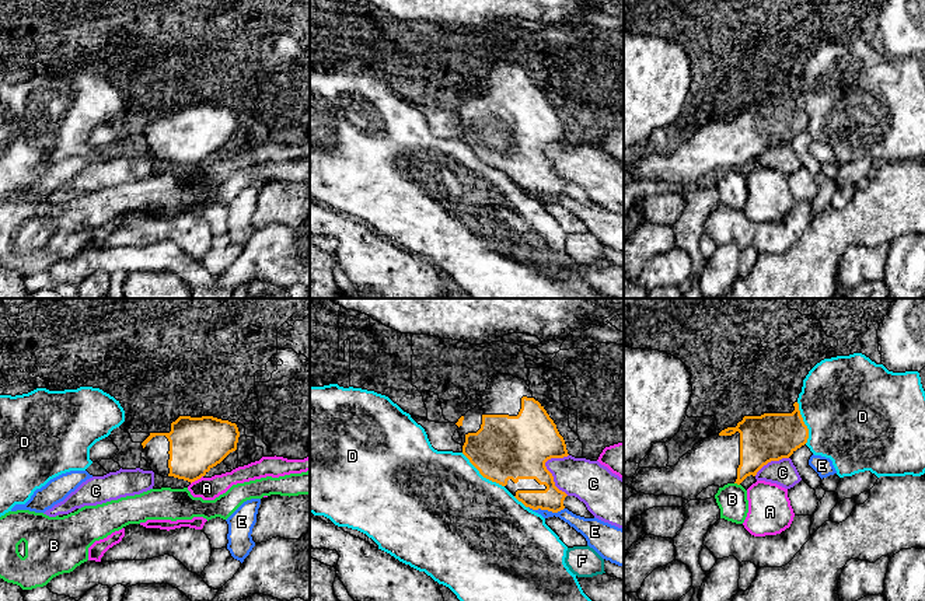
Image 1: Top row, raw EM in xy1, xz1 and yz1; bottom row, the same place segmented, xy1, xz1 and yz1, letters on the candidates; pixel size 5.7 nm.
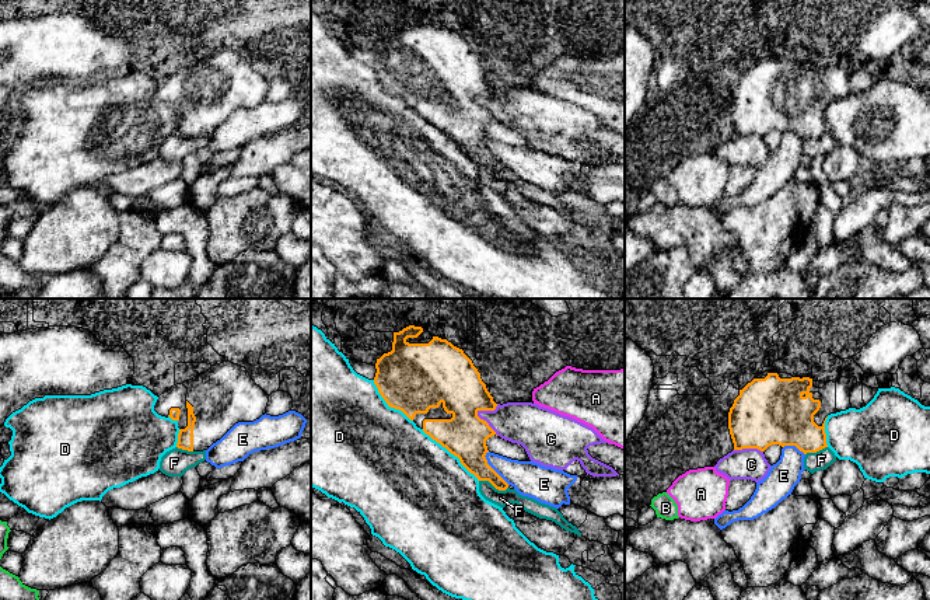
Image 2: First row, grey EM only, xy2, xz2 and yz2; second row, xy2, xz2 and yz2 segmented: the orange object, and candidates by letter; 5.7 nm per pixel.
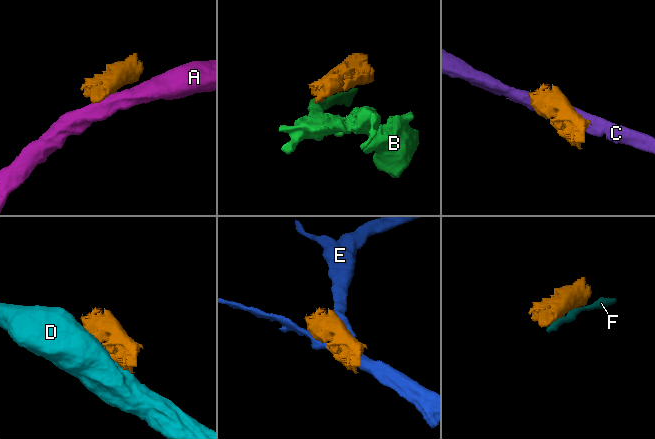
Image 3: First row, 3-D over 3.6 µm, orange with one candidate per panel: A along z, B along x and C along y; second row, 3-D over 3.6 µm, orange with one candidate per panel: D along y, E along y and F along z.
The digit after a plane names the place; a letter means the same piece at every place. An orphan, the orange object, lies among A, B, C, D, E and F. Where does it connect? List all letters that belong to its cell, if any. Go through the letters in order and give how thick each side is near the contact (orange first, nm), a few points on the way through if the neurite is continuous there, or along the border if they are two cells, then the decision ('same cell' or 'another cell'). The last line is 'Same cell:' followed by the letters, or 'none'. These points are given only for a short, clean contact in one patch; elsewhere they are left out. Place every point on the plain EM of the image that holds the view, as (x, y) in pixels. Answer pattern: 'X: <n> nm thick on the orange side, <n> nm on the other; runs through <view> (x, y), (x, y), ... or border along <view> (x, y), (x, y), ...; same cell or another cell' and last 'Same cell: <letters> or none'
A: 320 nm thick on the orange side, 130 nm on the other; border along xy1 (202, 161), (191, 170); another cell
B: 220 nm thick on the orange side, 180 nm on the other; border along yz1 (735, 168), (739, 171); another cell
C: 340 nm thick on the orange side, 240 nm on the other; another cell
D: 240 nm thick on the orange side, 500 nm on the other; another cell
E: 140 nm thick on the orange side, 100 nm on the other; another cell
F: 180 nm thick on the orange side, 90 nm on the other; border along xz2 (479, 166), (488, 166), (499, 175), (507, 174); another cell
Same cell: none

